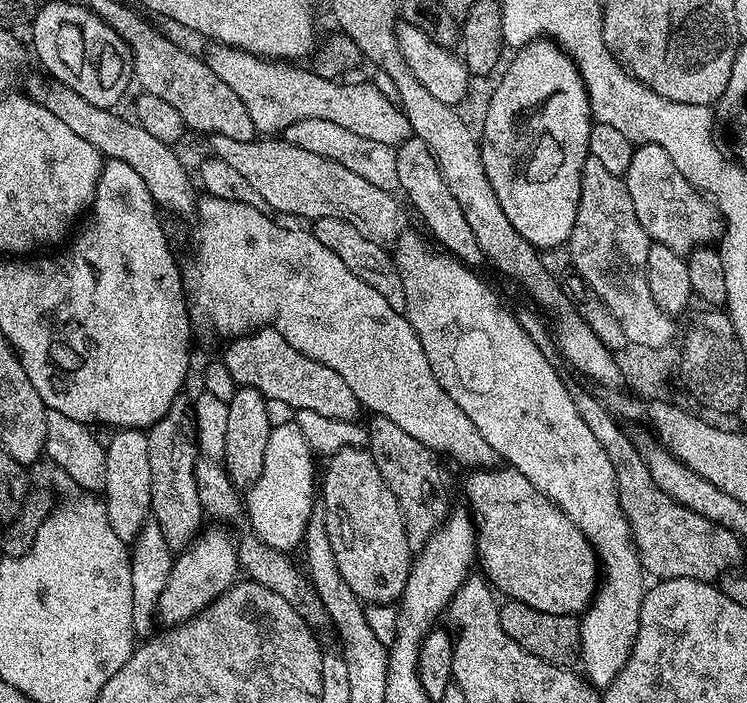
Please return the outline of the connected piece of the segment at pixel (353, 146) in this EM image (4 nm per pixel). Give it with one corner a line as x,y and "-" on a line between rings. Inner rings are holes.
305,118
286,126
282,139
290,142
290,146
302,146
302,150
310,150
310,154
322,154
322,158
330,158
334,162
342,162
346,170
354,170
354,174
362,174
366,182
378,186
378,190
395,193
399,189
397,149
390,144
374,142
371,138
362,138
362,134
354,134
354,130
346,130
346,126
338,126
338,122
330,122
326,118

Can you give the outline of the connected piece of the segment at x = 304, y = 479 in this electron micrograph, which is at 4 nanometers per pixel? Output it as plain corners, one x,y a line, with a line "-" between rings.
299,423
280,424
273,427
270,434
270,442
266,446
266,458
262,466
262,474
250,485
248,492
248,508
246,504
246,516
252,523
251,531
266,546
270,546
279,552
291,553
292,548
299,549
304,542
304,531
308,525
308,519
314,507
312,495
318,492
318,468
314,461
314,453
306,442
304,429

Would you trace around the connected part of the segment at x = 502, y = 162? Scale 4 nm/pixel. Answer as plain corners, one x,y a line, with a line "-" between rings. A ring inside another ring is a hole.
547,38
532,40
524,47
515,49
513,56
516,57
509,62
504,77
497,82
496,89
493,90
492,97
488,100
488,109
484,112
484,136
482,132
482,139
479,141
482,166
486,170
486,178
490,182
490,186
498,198
498,206
502,206
502,214
506,214
506,218
510,218
510,226
514,226
514,230
518,230
518,234
522,234
522,238
526,238
526,242
530,242
538,250
556,248
559,244
561,247
567,245
568,235
574,226
574,218
578,214
582,166
589,157
588,143
590,142
590,130
594,121
588,105
588,89
585,88
584,80
580,76
580,71
576,69
572,57
554,40

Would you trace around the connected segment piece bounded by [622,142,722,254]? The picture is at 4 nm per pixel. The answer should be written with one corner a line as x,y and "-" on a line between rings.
641,143
633,151
632,161
622,179
628,188
630,202
634,202
640,231
649,241
687,254
697,246
711,245
721,235
722,220
712,201
677,170
674,162
670,162
670,154
666,154
660,144

